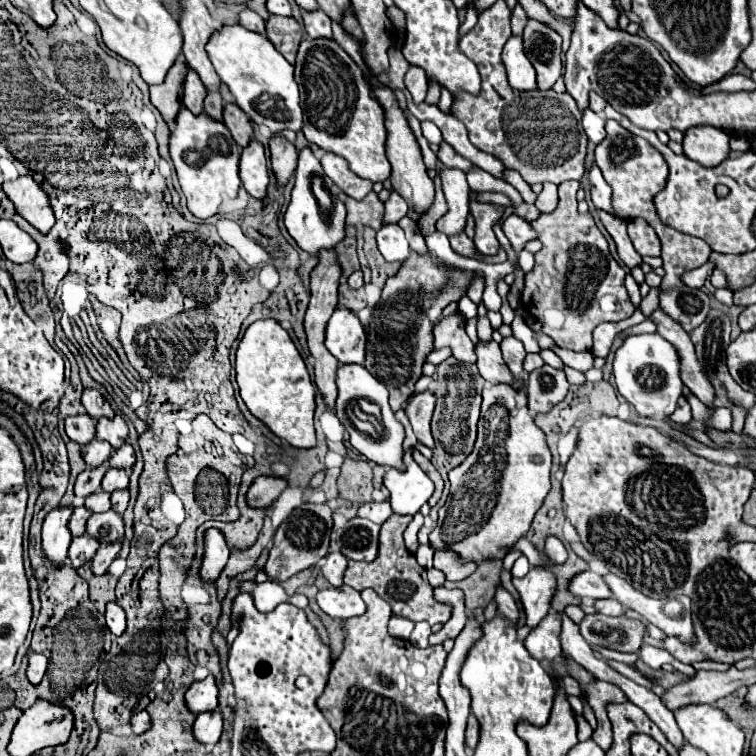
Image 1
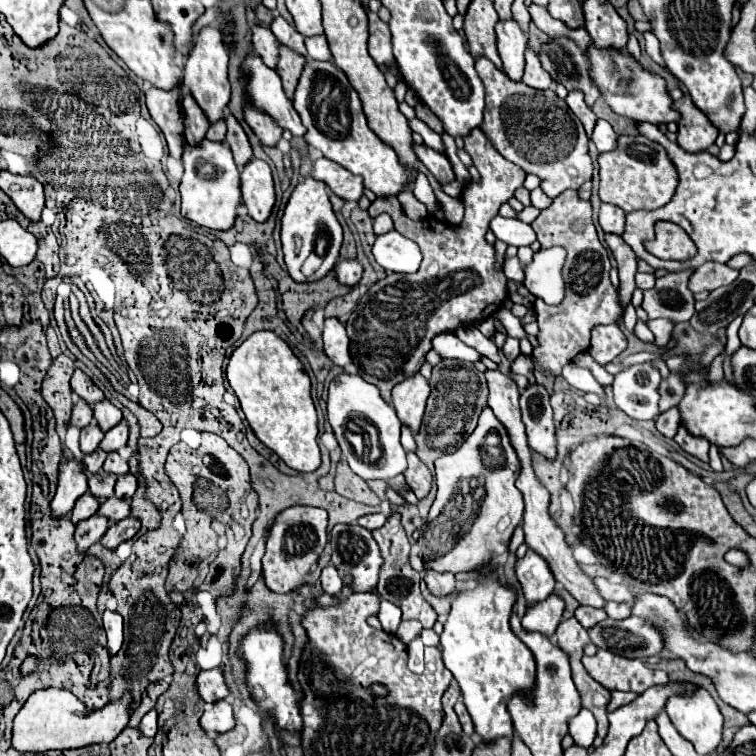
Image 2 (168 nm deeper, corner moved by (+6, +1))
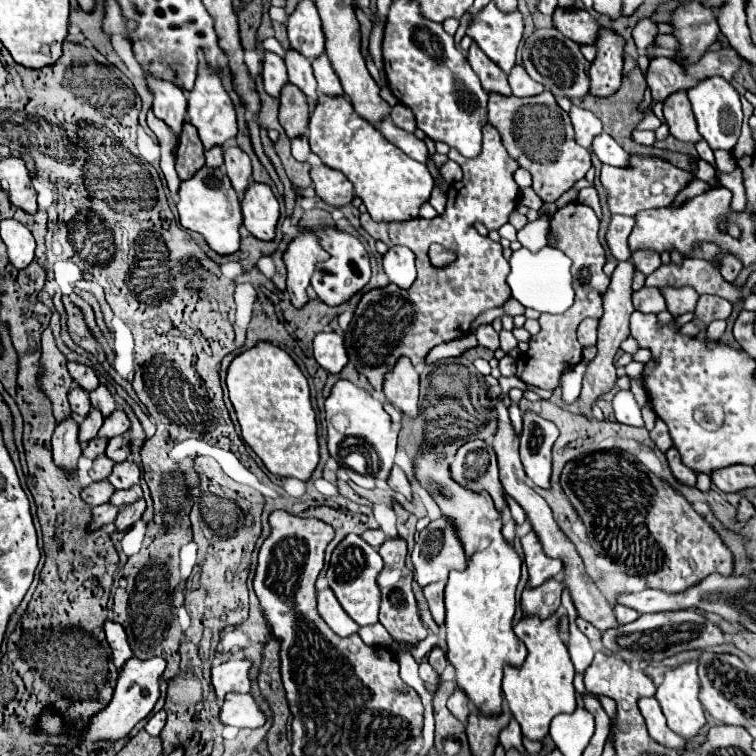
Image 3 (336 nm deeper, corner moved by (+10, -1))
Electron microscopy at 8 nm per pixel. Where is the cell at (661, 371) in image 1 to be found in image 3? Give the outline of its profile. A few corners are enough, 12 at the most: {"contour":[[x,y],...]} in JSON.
{"contour":[[631,390],[613,398],[613,412],[621,424],[643,426]]}

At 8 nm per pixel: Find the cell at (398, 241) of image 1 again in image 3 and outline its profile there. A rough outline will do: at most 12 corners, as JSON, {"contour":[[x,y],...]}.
{"contour":[[405,246],[383,256],[389,282],[409,288],[415,280],[415,256]]}

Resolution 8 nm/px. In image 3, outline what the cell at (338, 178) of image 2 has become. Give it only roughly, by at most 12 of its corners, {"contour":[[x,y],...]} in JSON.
{"contour":[[325,164],[311,168],[317,196],[329,206],[353,200],[353,184]]}

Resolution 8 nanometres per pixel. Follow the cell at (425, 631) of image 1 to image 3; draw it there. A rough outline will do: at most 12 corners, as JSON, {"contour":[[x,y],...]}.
{"contour":[[427,662],[419,666],[419,676],[427,684],[439,682],[437,674]]}

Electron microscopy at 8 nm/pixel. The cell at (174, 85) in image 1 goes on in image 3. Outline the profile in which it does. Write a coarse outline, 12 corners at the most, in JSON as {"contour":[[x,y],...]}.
{"contour":[[147,114],[147,124],[161,146],[161,170],[171,196],[177,198],[173,132]]}

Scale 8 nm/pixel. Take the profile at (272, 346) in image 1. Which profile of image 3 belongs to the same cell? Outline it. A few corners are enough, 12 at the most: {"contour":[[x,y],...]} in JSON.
{"contour":[[259,342],[231,362],[241,436],[275,476],[319,464],[307,378]]}

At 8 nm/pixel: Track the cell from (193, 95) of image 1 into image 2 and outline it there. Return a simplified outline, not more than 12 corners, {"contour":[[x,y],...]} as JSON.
{"contour":[[183,96],[185,140],[199,144],[209,128],[205,112]]}

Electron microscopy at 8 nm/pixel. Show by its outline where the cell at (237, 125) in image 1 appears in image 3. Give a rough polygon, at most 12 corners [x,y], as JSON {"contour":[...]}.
{"contour":[[225,148],[225,172],[239,196],[251,184],[251,160]]}

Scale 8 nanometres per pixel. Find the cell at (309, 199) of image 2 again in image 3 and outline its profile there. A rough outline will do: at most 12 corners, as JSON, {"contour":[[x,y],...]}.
{"contour":[[301,232],[285,252],[287,292],[295,308],[309,300],[315,264],[327,254],[313,232]]}

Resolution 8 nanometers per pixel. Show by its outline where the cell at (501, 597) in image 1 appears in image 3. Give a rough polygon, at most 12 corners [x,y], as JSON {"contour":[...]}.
{"contour":[[559,614],[525,616],[521,668],[503,692],[523,736],[543,740],[573,712],[573,662]]}

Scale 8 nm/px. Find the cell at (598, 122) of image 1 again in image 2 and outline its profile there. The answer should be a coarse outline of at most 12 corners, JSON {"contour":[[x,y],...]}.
{"contour":[[597,120],[591,142],[599,152],[615,146],[617,134],[607,120]]}

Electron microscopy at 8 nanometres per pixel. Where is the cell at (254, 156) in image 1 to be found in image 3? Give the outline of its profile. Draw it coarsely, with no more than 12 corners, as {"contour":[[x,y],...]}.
{"contour":[[251,182],[243,226],[273,240],[279,202],[267,184]]}

